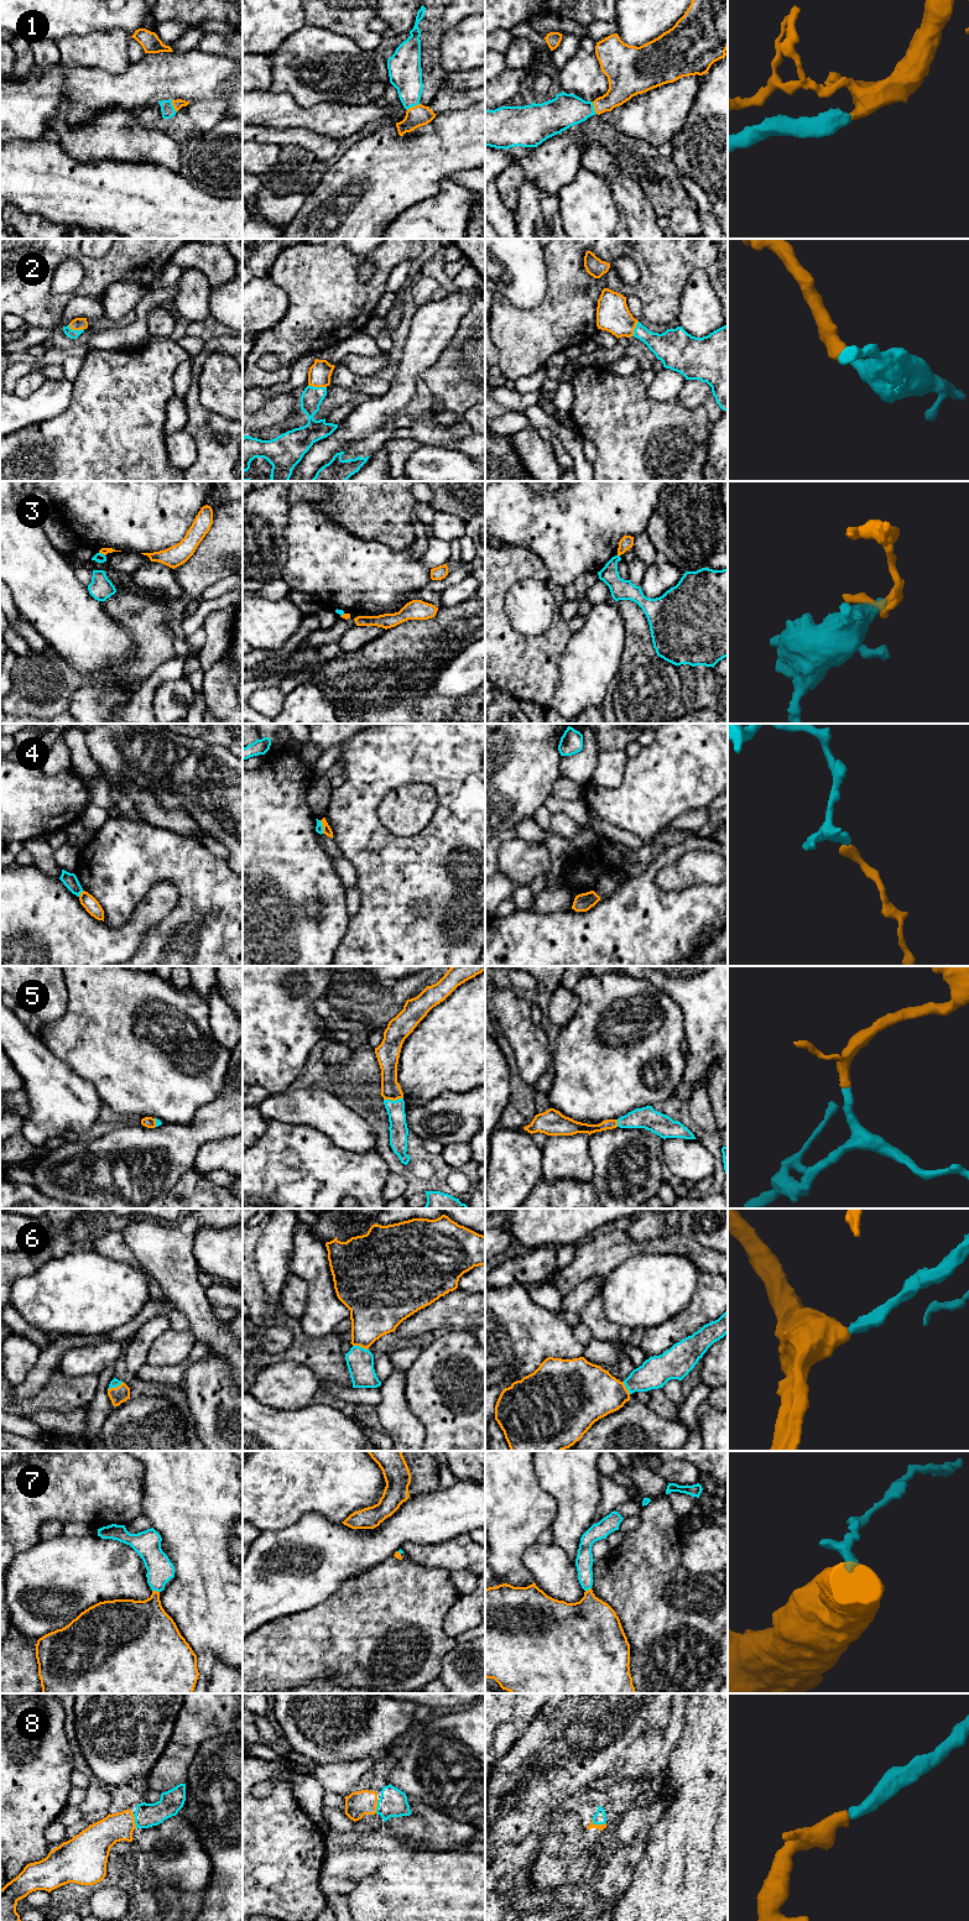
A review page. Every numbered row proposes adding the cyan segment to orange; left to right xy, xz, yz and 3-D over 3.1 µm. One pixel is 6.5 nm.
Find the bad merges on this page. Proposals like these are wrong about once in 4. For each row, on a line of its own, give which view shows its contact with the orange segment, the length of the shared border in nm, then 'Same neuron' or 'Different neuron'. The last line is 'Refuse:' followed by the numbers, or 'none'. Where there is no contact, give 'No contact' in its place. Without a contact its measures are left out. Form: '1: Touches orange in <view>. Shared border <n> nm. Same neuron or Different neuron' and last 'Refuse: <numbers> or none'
1: Touches orange in xz. Shared border 100 nm. Same neuron
2: Touches orange in xz. Shared border 120 nm. Same neuron
3: Touches orange in xy. Shared border 50 nm. Different neuron
4: Touches orange in xy. Shared border 50 nm. Different neuron
5: Touches orange in xz. Shared border 130 nm. Same neuron
6: Touches orange in xz. Shared border 110 nm. Same neuron
7: Touches orange in xy. Shared border 50 nm. Same neuron
8: Touches orange in yz. Shared border 100 nm. Same neuron
Refuse: 3, 4

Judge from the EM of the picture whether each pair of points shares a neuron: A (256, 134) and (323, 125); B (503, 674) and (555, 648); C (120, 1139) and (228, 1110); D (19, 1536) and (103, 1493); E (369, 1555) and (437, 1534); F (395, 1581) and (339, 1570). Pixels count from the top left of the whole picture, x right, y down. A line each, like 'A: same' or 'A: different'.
A: different
B: same
C: same
D: same
E: same
F: different

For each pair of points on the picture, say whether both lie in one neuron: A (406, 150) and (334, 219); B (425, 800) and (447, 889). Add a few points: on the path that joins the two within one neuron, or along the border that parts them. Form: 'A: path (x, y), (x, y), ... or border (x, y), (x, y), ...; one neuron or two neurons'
A: path (389, 167), (352, 203); one neuron
B: border (436, 792), (432, 818), (405, 836); two neurons

